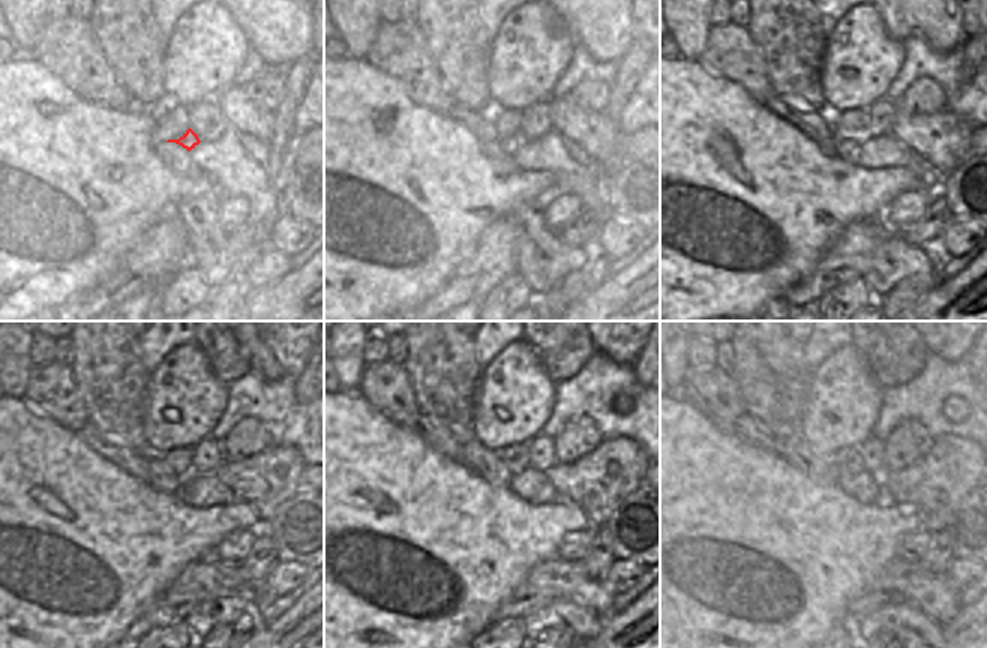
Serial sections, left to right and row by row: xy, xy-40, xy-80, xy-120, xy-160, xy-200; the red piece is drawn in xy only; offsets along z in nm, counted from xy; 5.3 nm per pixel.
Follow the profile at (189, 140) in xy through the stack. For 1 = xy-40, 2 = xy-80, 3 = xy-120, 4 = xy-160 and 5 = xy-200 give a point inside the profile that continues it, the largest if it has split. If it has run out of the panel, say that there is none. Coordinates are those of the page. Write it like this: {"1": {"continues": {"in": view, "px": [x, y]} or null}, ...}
{"1": {"continues": {"in": "xy-40", "px": [512, 143]}}, "2": {"continues": {"in": "xy-80", "px": [843, 146]}}, "3": {"continues": {"in": "xy-120", "px": [164, 479]}}, "4": {"continues": {"in": "xy-160", "px": [485, 464]}}, "5": {"continues": {"in": "xy-200", "px": [794, 450]}}}

